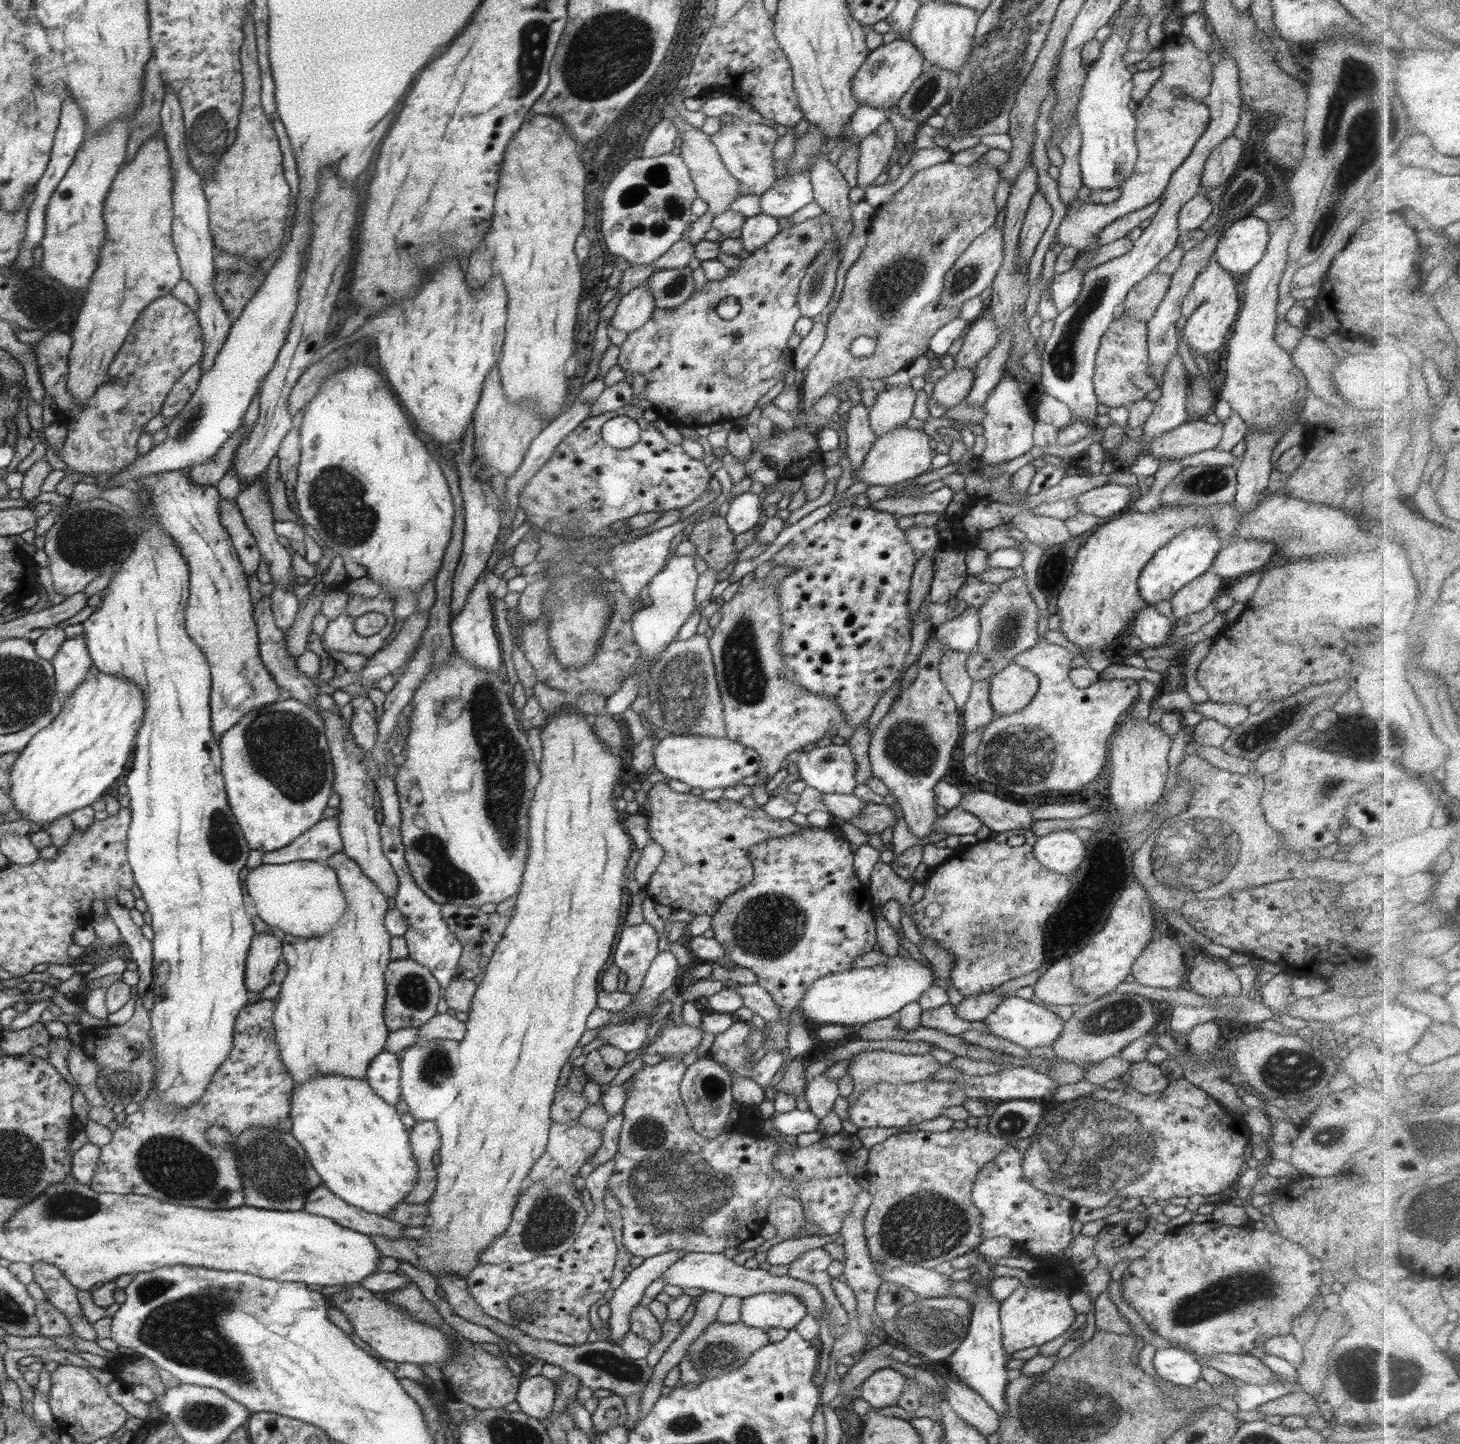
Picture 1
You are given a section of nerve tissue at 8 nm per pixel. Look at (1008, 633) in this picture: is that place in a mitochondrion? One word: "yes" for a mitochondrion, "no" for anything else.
yes

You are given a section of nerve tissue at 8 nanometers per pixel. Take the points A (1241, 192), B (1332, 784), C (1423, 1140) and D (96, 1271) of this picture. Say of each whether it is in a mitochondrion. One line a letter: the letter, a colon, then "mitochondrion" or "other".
A: mitochondrion
B: mitochondrion
C: mitochondrion
D: other

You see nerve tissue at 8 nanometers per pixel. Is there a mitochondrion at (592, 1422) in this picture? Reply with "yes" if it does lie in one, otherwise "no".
no

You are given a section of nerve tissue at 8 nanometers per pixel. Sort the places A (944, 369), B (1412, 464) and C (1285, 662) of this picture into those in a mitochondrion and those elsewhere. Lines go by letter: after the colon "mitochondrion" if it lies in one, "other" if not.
A: other
B: other
C: other

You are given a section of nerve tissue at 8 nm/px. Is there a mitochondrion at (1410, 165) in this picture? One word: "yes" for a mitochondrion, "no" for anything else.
no

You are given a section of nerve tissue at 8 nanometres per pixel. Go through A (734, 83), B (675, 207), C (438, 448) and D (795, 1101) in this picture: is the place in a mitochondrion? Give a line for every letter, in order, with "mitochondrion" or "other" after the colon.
A: other
B: mitochondrion
C: other
D: other

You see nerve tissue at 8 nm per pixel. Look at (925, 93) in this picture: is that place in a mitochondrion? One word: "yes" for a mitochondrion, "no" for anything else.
yes

